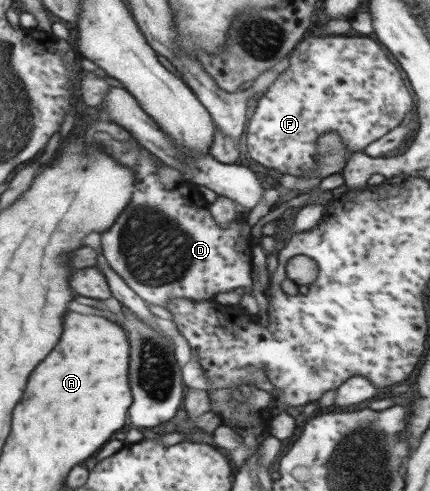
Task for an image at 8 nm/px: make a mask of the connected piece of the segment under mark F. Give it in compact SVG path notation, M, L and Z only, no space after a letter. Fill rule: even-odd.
M320 36L320 38L306 38L300 45L296 47L295 52L289 58L289 66L283 72L278 74L279 77L268 87L268 90L264 91L264 95L260 98L257 110L254 110L252 118L248 121L248 132L246 132L246 148L248 148L248 154L252 160L260 162L262 166L266 168L274 168L278 174L289 174L290 176L304 176L304 174L312 174L314 168L316 168L317 162L314 162L314 154L316 154L316 140L324 134L324 132L336 132L344 146L346 146L346 152L348 156L354 154L354 152L364 152L364 148L368 144L372 144L374 140L382 138L386 134L390 133L392 128L396 128L406 112L410 112L410 108L414 106L414 98L412 94L408 92L408 86L404 84L404 78L400 74L400 70L390 62L388 54L384 52L384 48L370 40L370 38L356 38L356 36Z

